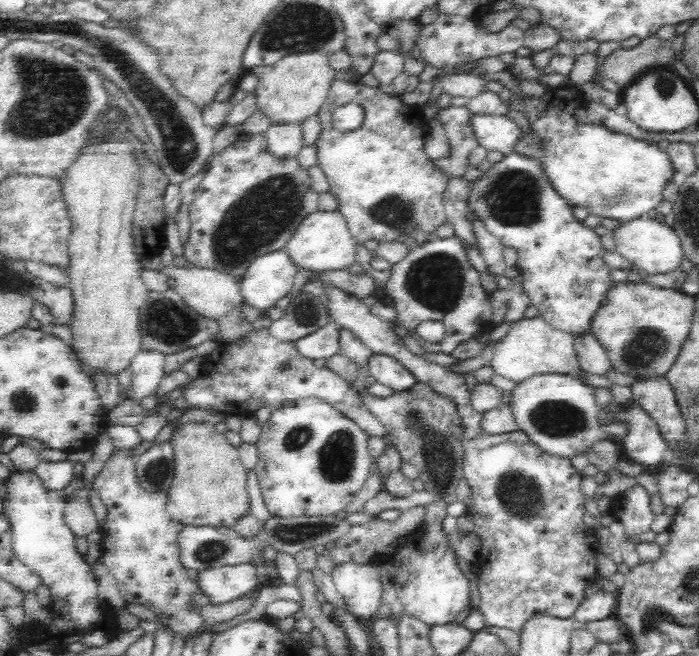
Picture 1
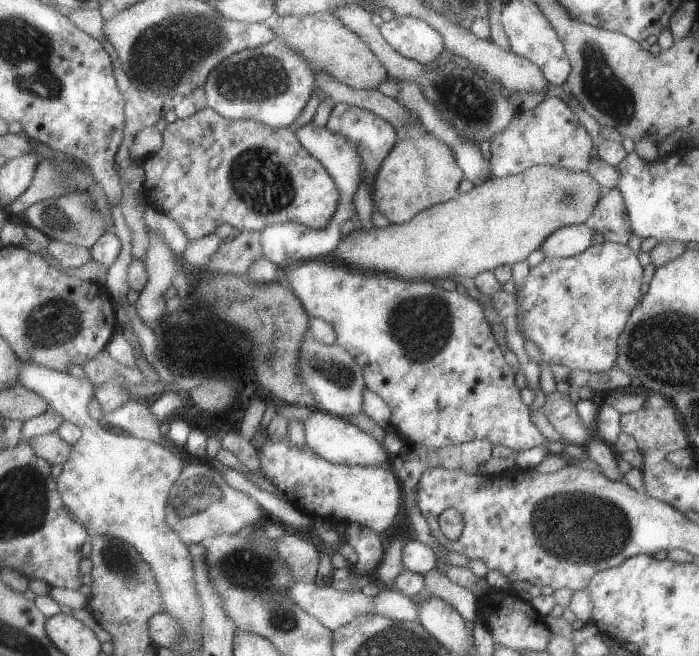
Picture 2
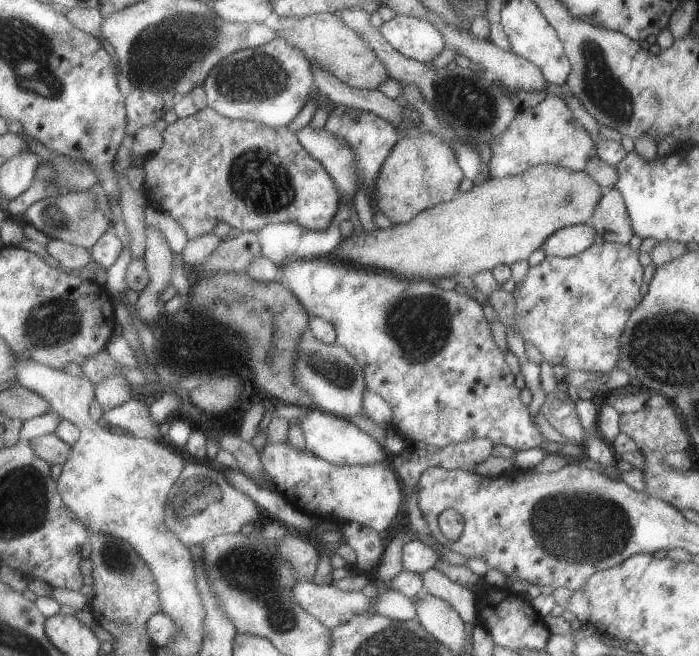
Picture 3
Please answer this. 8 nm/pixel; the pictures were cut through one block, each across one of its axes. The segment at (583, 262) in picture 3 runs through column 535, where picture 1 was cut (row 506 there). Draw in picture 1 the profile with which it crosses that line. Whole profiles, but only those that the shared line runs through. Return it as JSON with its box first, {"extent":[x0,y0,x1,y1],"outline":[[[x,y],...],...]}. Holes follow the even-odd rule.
{"extent":[253,397,372,517],"outline":[[[316,397],[284,402],[282,407],[272,411],[262,425],[262,432],[255,445],[257,462],[253,470],[257,474],[262,499],[270,517],[343,516],[372,472],[368,435],[352,419],[332,407],[332,404]]]}

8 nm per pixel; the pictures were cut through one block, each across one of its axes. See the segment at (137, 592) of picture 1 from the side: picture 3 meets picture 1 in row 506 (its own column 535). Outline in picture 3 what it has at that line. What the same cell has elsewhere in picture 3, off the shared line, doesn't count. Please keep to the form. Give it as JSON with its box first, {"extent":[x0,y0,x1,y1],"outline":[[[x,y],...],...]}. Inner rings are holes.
{"extent":[488,95,593,178],"outline":[[[546,95],[532,108],[518,109],[503,134],[499,134],[491,142],[488,172],[493,178],[514,176],[543,164],[571,171],[585,171],[592,148],[593,140],[589,132],[573,118],[563,100],[557,96]]]}

